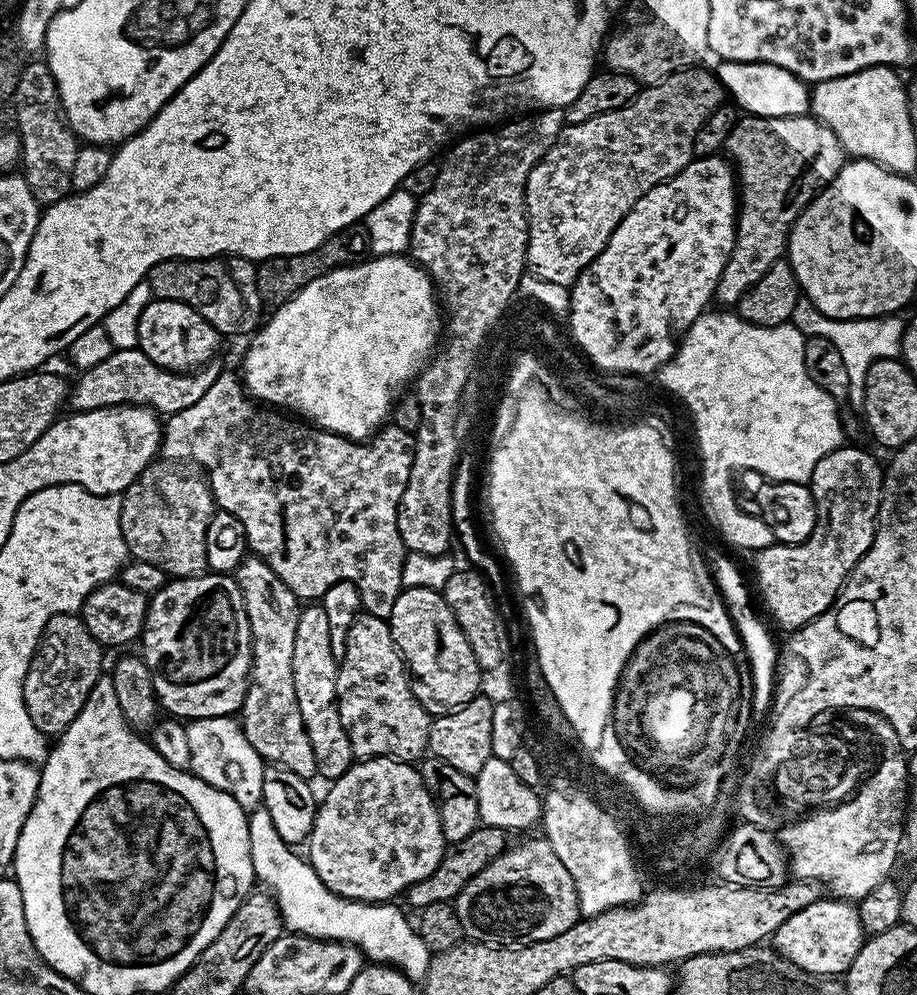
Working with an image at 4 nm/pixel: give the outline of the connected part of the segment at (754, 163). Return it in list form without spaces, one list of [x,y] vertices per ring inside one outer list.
[[[812,114],[798,117],[741,115],[734,130],[730,130],[726,152],[738,173],[738,215],[734,250],[722,270],[715,299],[724,303],[721,305],[734,306],[742,294],[746,294],[746,290],[750,290],[750,286],[754,286],[754,282],[785,255],[792,224],[804,213],[804,207],[844,169],[846,153],[842,142],[838,142],[838,134]]]

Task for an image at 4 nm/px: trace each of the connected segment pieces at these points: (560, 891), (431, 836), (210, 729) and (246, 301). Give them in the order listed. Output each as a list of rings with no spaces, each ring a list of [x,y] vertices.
[[[543,838],[524,840],[521,844],[505,847],[503,854],[494,858],[482,874],[474,874],[470,882],[458,893],[454,901],[458,922],[462,922],[462,930],[469,941],[497,946],[523,946],[539,940],[549,940],[558,934],[570,930],[577,920],[581,919],[580,903],[574,886],[574,878],[570,878],[570,870],[562,866],[558,854],[554,854],[552,843]]]
[[[386,756],[364,758],[359,762],[353,763],[352,767],[346,770],[346,774],[342,774],[336,780],[331,781],[329,788],[332,789],[325,796],[322,796],[316,810],[312,833],[308,835],[306,841],[306,849],[308,848],[306,859],[308,863],[312,864],[313,869],[318,874],[318,878],[326,884],[330,891],[333,891],[334,894],[340,895],[344,899],[361,900],[363,903],[382,904],[395,901],[397,899],[395,896],[399,892],[400,895],[407,893],[410,886],[422,882],[422,878],[434,874],[434,870],[438,870],[438,862],[442,862],[446,851],[446,841],[442,834],[442,822],[440,821],[436,804],[432,801],[432,795],[426,790],[419,771],[411,763],[403,760],[390,760]]]
[[[219,716],[189,721],[185,728],[191,756],[189,771],[208,785],[233,796],[246,810],[261,807],[266,762],[254,750],[254,746],[250,745],[241,723],[233,717]]]
[[[234,255],[210,260],[163,260],[149,270],[146,288],[152,291],[155,299],[182,302],[198,310],[198,314],[210,321],[221,337],[247,337],[255,333],[262,323],[256,269],[253,261]]]

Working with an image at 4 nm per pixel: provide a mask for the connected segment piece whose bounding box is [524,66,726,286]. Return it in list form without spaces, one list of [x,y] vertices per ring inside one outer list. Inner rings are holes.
[[[693,66],[668,76],[658,84],[645,87],[622,110],[598,114],[590,122],[565,123],[554,146],[530,170],[524,191],[528,215],[527,271],[546,282],[570,286],[602,254],[614,230],[630,214],[634,202],[654,186],[669,180],[694,158],[694,138],[715,108],[725,103],[726,91],[704,66]]]

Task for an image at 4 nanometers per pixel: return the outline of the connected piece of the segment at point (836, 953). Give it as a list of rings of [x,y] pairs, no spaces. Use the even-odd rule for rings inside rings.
[[[823,898],[798,910],[782,923],[774,935],[774,947],[794,966],[815,976],[843,977],[866,939],[855,903],[839,898]]]

